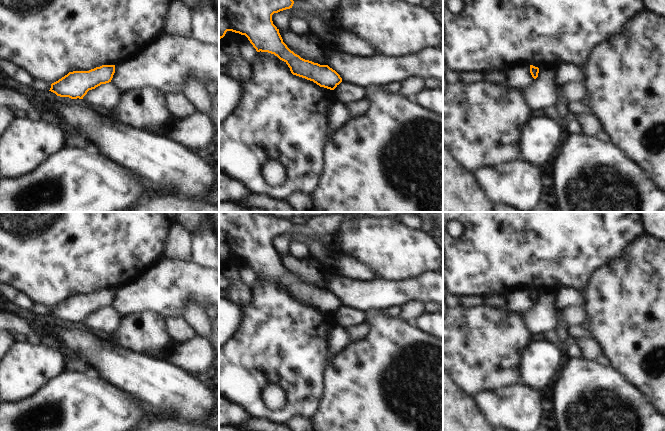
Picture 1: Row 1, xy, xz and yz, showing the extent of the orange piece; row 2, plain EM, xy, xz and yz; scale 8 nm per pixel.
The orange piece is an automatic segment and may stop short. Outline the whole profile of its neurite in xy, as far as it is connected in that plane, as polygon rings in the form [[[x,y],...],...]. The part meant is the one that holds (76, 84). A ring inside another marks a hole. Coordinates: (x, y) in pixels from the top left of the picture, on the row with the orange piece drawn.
[[[102,65],[89,71],[73,71],[51,84],[49,91],[60,97],[83,99],[89,90],[111,82],[115,65]]]

